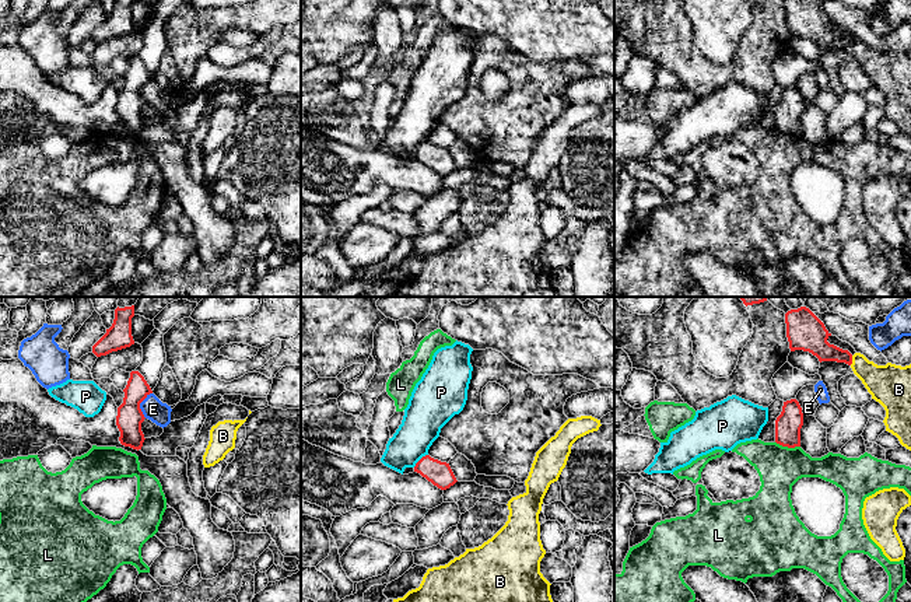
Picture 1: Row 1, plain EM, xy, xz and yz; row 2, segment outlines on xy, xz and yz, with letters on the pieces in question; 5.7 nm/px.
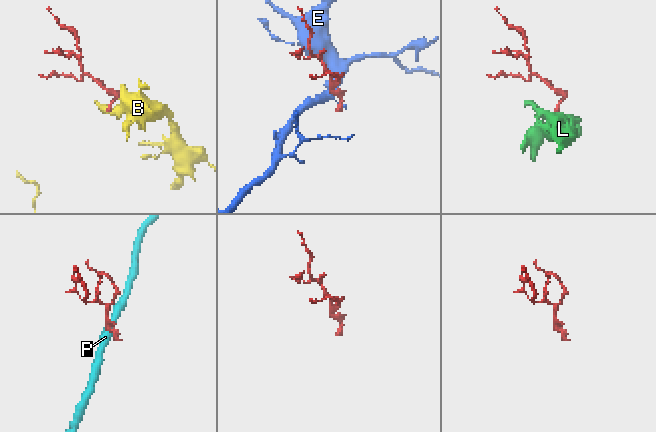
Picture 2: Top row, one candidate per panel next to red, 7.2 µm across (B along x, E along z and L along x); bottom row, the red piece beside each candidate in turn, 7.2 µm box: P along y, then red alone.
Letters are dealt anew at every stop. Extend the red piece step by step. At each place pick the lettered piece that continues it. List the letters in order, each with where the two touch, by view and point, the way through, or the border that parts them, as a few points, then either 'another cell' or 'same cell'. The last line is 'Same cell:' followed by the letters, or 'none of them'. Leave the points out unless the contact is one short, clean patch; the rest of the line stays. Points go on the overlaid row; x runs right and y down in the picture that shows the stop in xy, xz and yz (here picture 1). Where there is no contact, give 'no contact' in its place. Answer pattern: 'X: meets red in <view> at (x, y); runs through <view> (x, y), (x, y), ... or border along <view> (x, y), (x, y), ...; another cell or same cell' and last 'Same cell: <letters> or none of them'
B: meets red in yz at (851, 360); runs through yz (813, 339), (826, 352), (851, 360), (887, 384); same cell
E: meets red in xy at (139, 405); border along xy (151, 392), (140, 403), (144, 417); another cell
L: meets red in yz at (788, 447); border along yz (775, 441), (788, 447), (799, 447); another cell
P: meets red in xz at (420, 459); border along xz (427, 454), (413, 466); another cell
Same cell: B

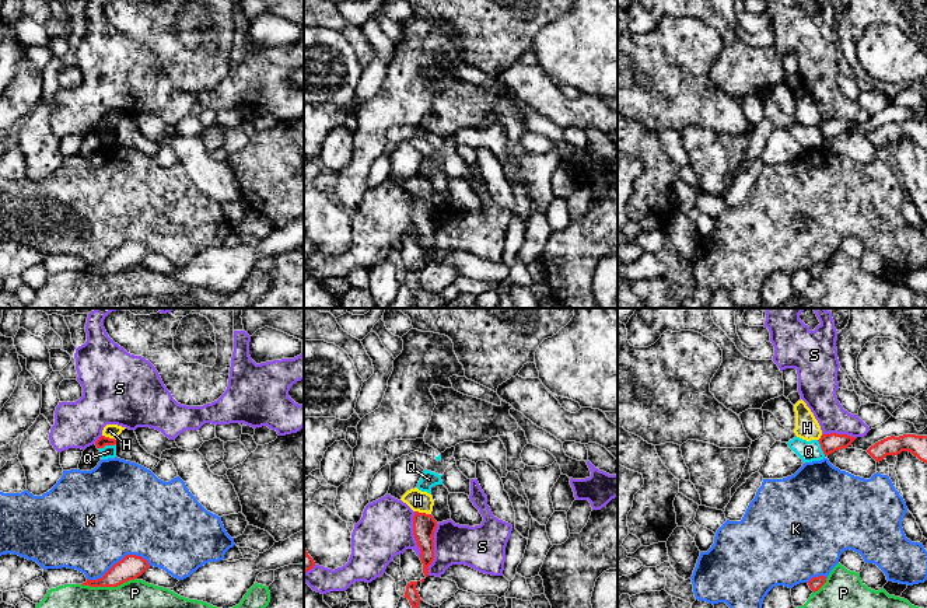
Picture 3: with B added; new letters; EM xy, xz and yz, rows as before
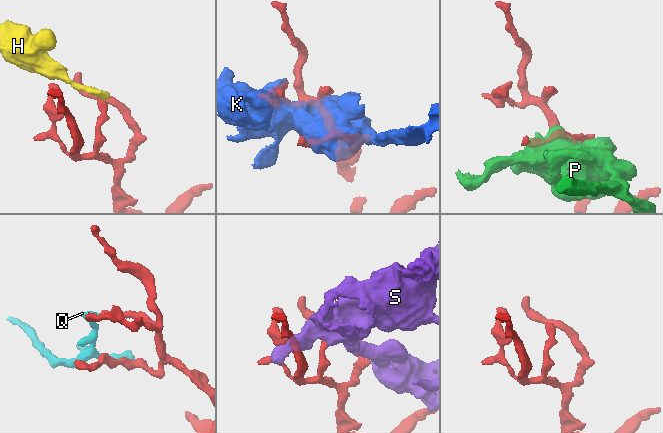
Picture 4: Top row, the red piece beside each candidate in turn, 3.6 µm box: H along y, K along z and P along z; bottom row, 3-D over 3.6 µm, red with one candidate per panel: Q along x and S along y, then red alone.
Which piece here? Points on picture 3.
H: meets red in xz at (423, 513); border along xz (415, 510), (430, 514); another cell
K: meets red in xy at (119, 561); another cell
P: meets red in xy at (108, 586); another cell
Q: meets red in xy at (105, 444); border along xy (114, 444), (105, 444), (98, 448); another cell
S: meets red in xz at (433, 549); another cell
Same cell: none of them

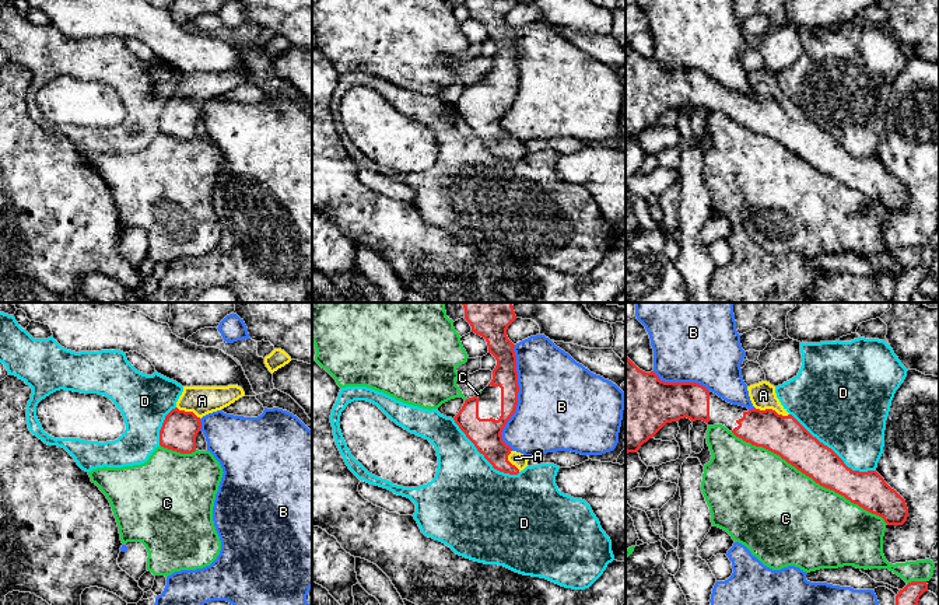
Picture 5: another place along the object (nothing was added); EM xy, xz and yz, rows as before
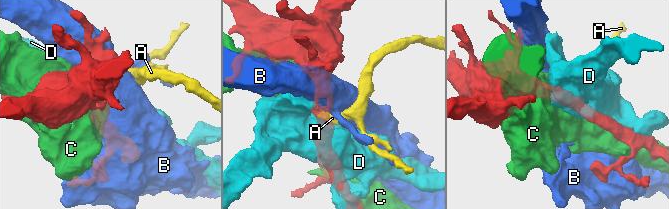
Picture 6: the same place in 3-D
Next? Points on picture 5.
A: meets red in yz at (771, 409); runs through yz (784, 436), (771, 423), (771, 409), (763, 395); same cell
B: meets red in xz at (517, 398); another cell
C: meets red in yz at (809, 476); another cell
D: meets red in yz at (833, 451); another cell
Same cell: A

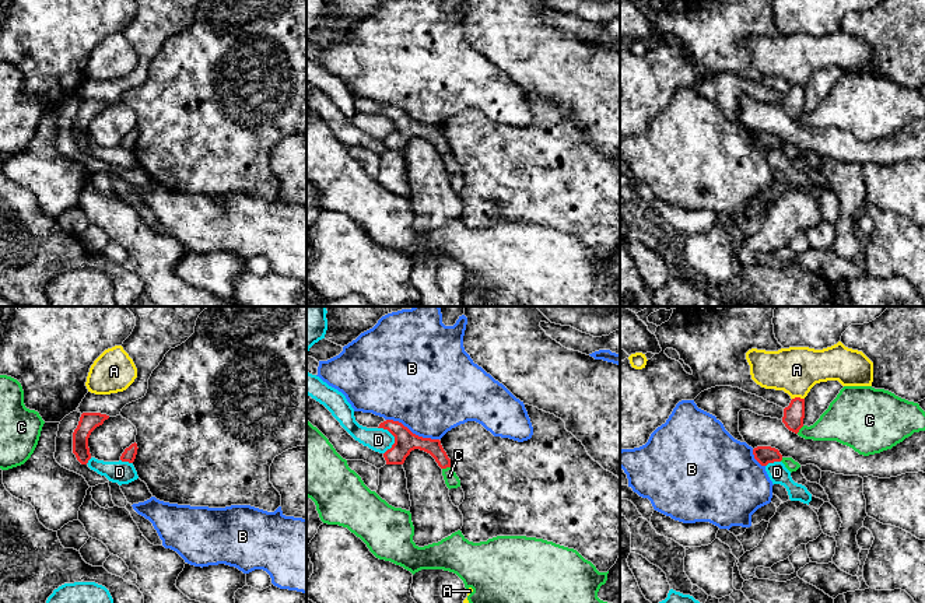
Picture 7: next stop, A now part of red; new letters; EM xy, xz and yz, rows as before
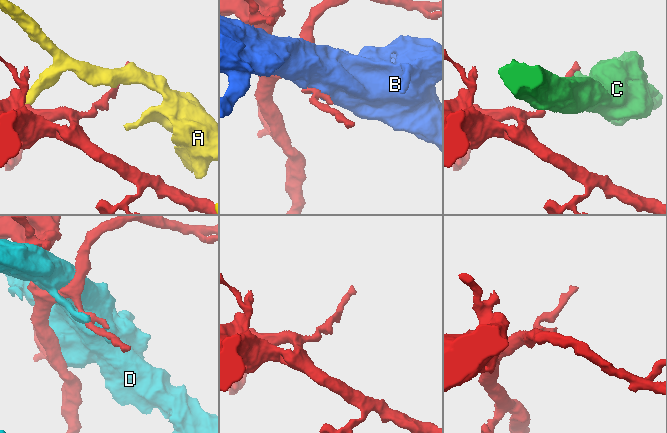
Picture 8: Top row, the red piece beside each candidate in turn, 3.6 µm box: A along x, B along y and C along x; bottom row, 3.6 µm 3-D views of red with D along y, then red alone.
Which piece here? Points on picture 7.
A: meets red in yz at (798, 398); another cell
B: meets red in xz at (412, 433); another cell
C: meets red in xz at (445, 467); another cell
D: meets red in xz at (395, 438); another cell
Same cell: none of them

